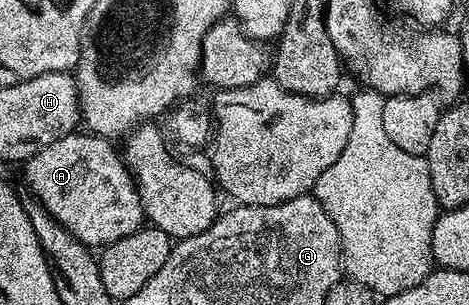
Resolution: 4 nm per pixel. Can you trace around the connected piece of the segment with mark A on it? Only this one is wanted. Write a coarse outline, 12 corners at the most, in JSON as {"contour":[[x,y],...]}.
{"contour":[[102,135],[23,164],[31,198],[90,249],[145,226],[136,180]]}

